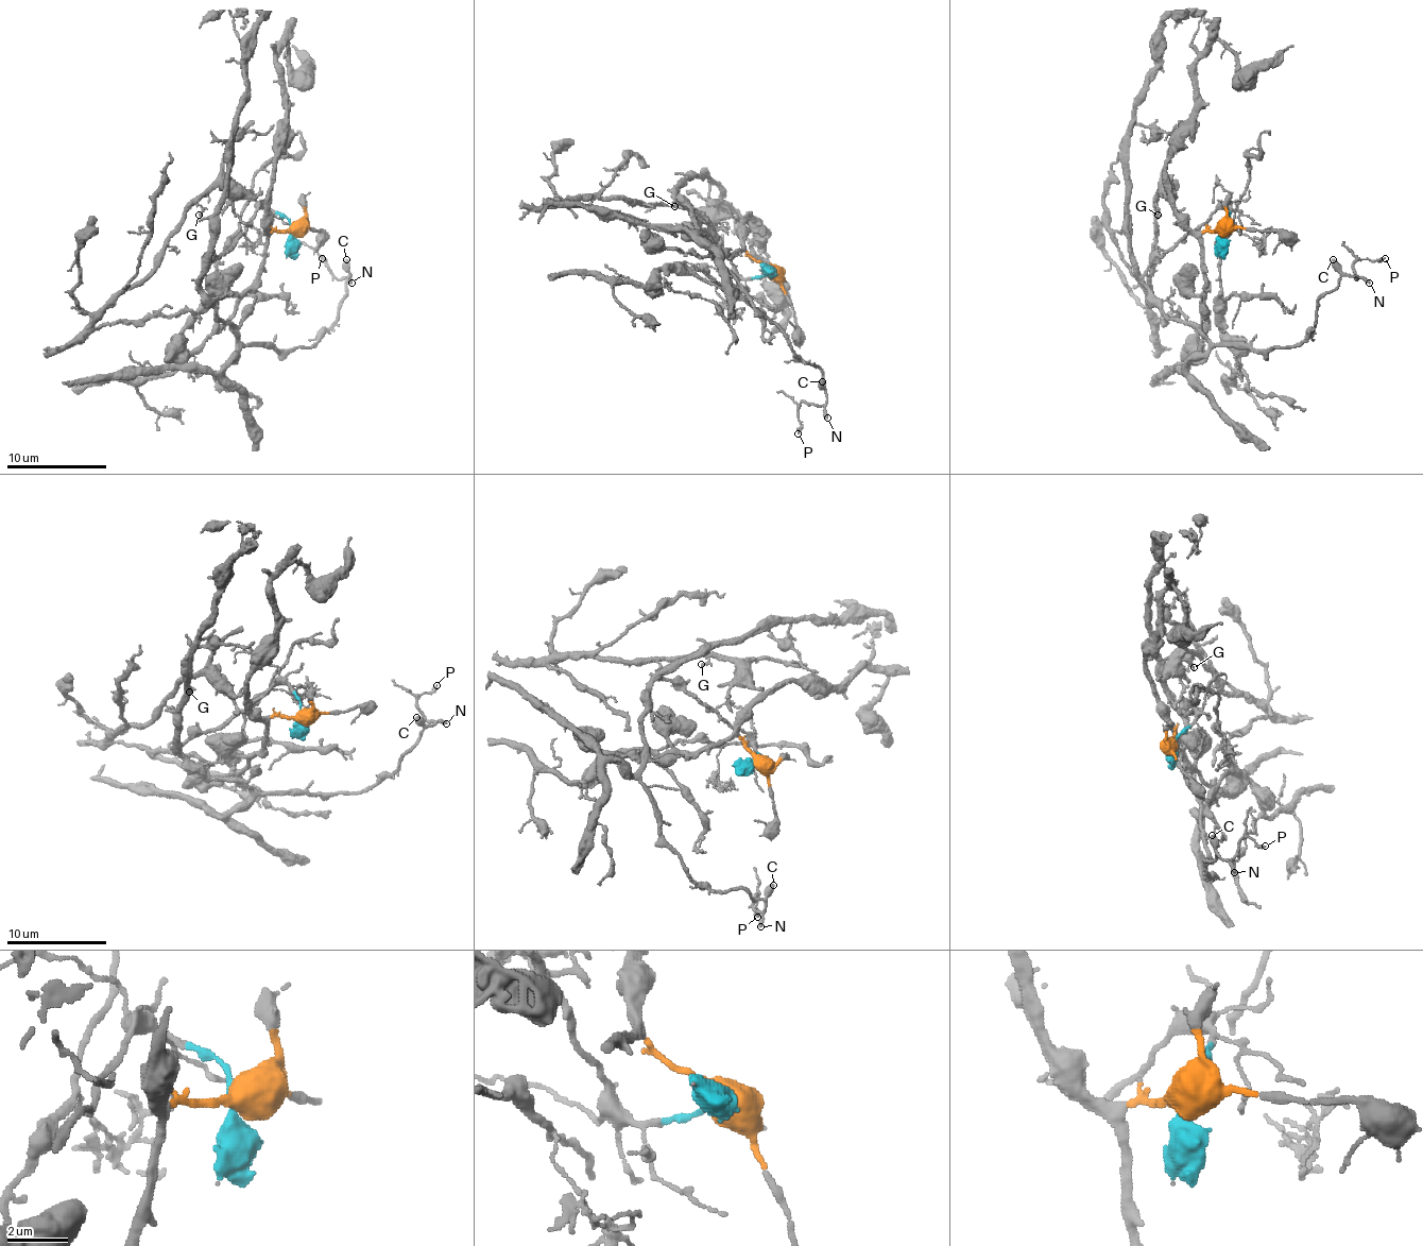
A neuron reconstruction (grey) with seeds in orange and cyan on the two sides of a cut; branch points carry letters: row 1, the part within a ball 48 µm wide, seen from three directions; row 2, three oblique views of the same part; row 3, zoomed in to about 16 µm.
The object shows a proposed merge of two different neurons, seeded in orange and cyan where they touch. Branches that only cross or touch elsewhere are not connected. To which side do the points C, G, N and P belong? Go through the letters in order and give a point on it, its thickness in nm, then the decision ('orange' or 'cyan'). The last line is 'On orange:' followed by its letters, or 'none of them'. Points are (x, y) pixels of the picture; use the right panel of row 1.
C: at (1333, 259); 480 nm thick; cyan
G: at (1158, 215); 160 nm thick; orange
N: at (1369, 283); 240 nm thick; cyan
P: at (1385, 258); 240 nm thick; cyan
On orange: G

